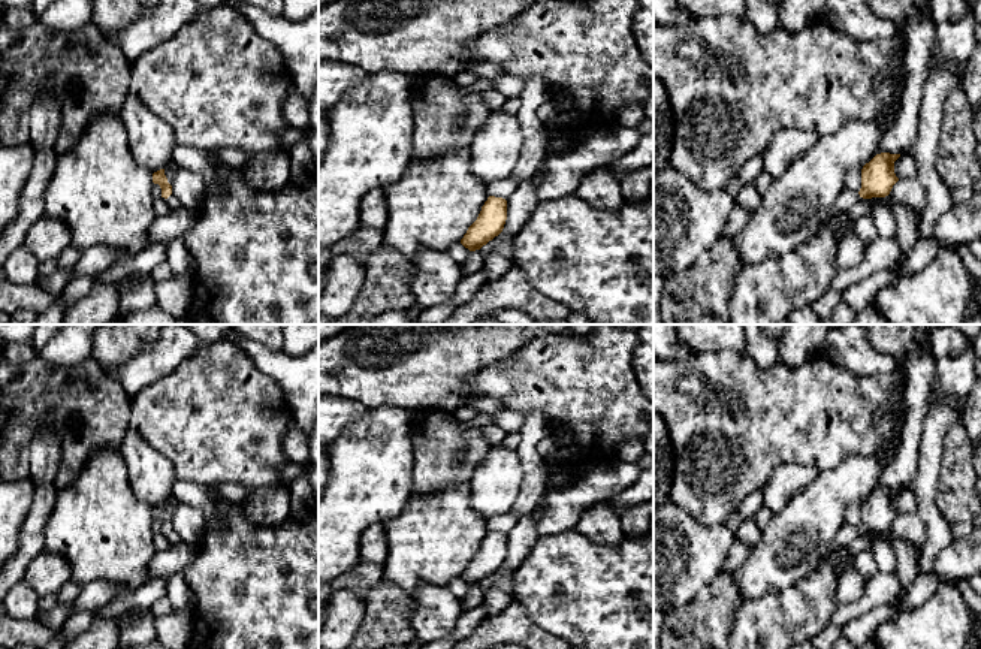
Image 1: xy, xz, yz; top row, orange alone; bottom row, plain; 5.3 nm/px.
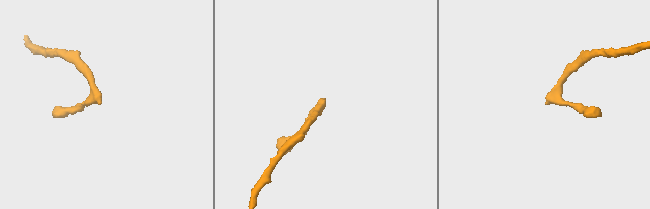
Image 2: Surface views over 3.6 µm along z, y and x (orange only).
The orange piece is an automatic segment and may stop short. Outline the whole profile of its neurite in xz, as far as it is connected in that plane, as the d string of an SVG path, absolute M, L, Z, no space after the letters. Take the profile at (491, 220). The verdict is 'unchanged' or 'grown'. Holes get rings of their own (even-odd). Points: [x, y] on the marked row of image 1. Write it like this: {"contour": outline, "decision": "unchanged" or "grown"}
{"contour": "M489 196L477 220L468 227L461 244L470 251L480 250L495 236L498 236L507 220L507 200Z", "decision": "unchanged"}

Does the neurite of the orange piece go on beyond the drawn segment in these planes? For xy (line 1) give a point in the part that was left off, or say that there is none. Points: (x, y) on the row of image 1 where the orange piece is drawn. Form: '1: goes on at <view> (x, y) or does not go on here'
1: does not go on here

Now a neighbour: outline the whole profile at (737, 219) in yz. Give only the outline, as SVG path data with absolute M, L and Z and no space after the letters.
M734 206L719 238L736 236L745 227L749 215L746 209Z

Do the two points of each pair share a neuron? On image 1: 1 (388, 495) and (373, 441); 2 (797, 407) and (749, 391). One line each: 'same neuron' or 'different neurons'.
1: same neuron
2: same neuron

